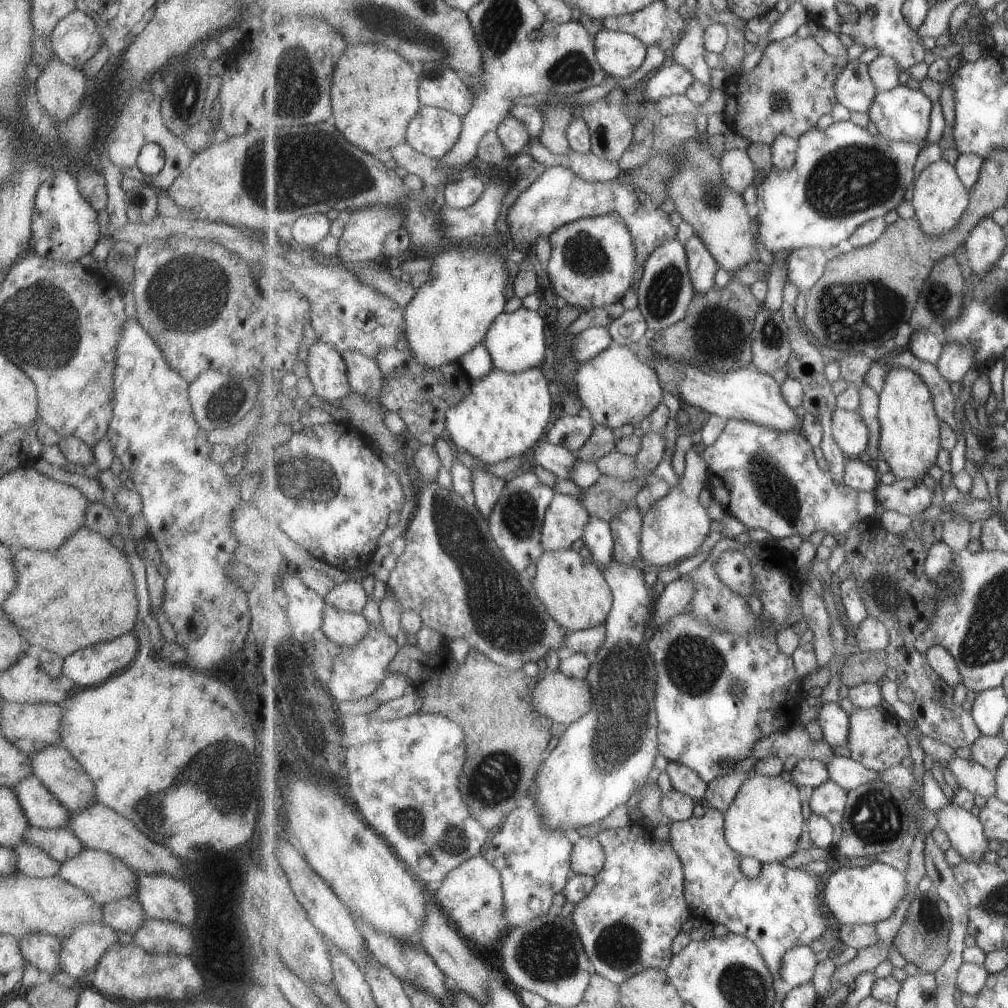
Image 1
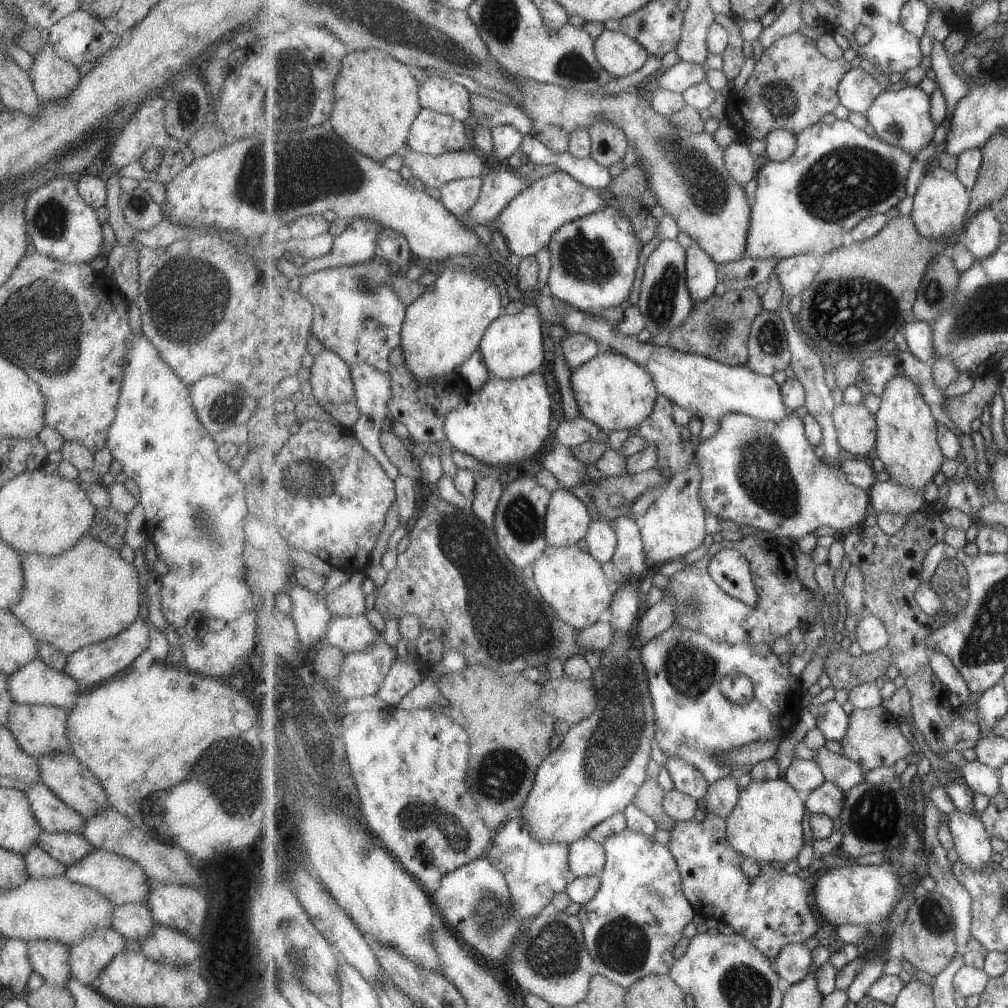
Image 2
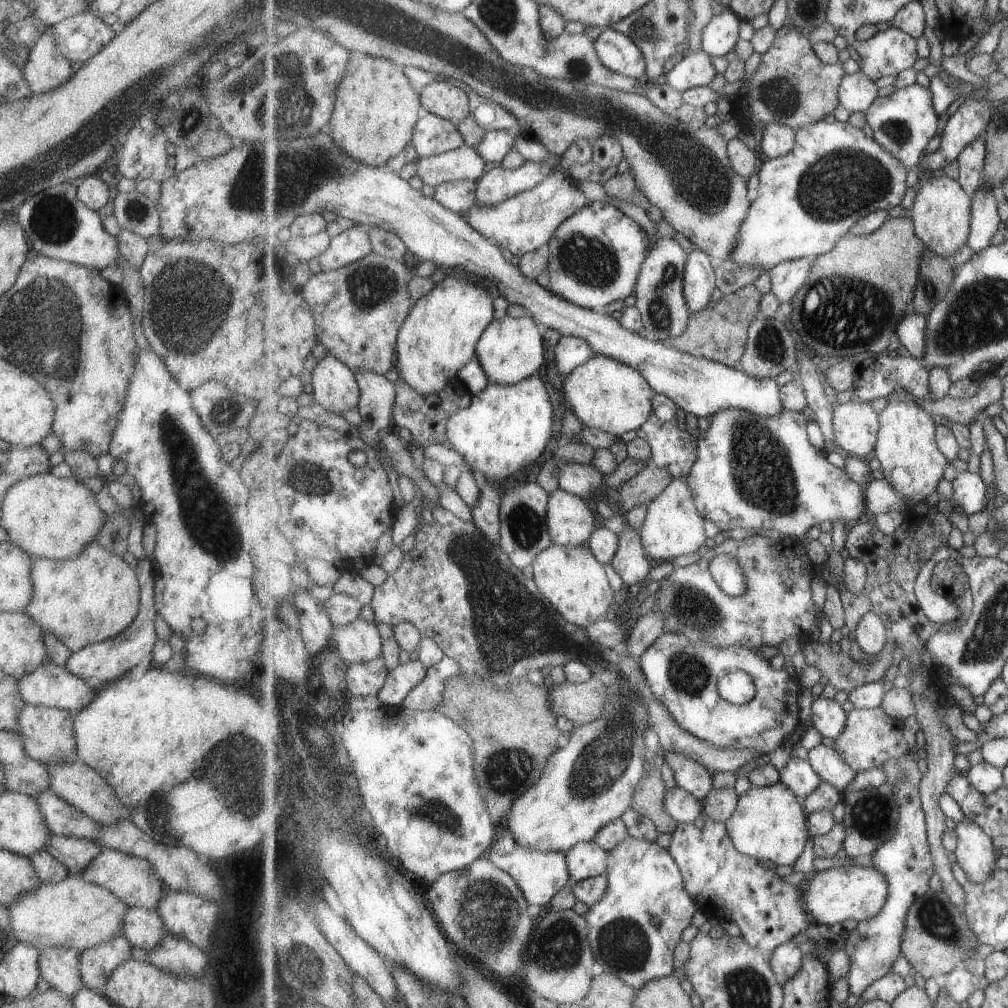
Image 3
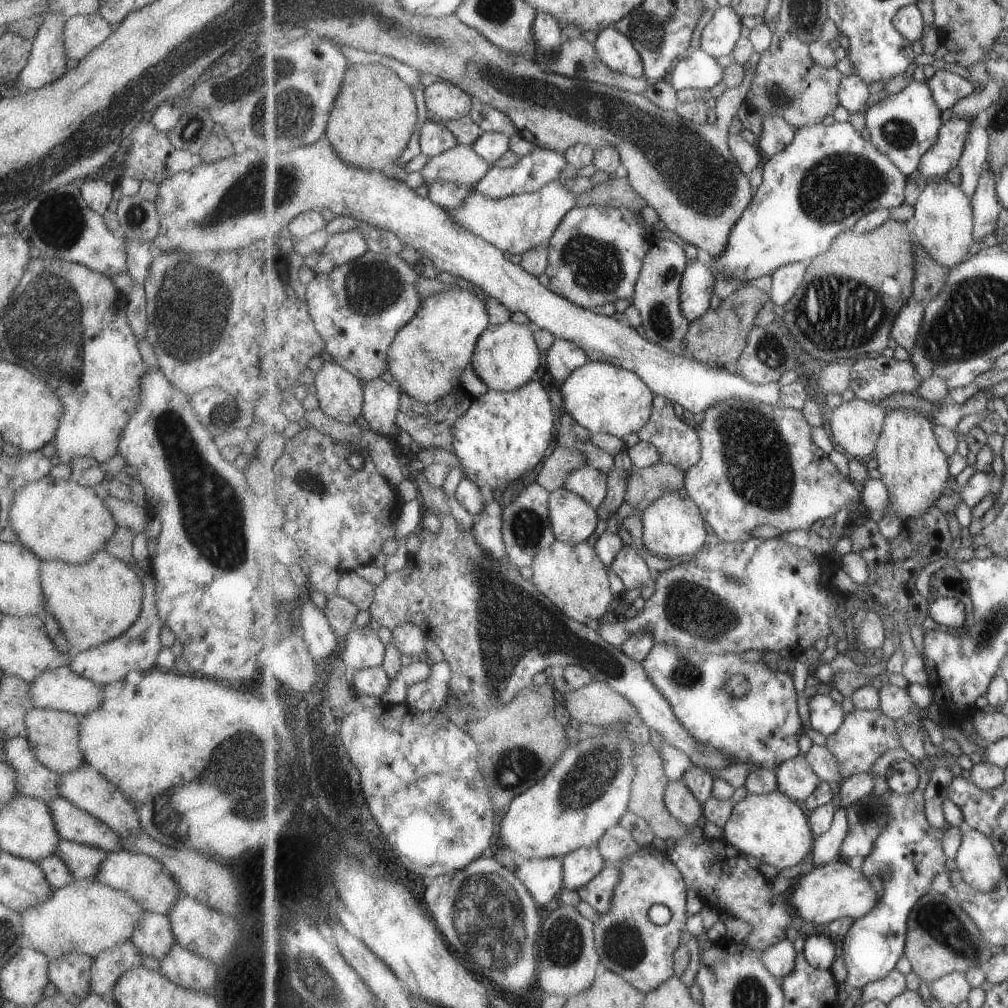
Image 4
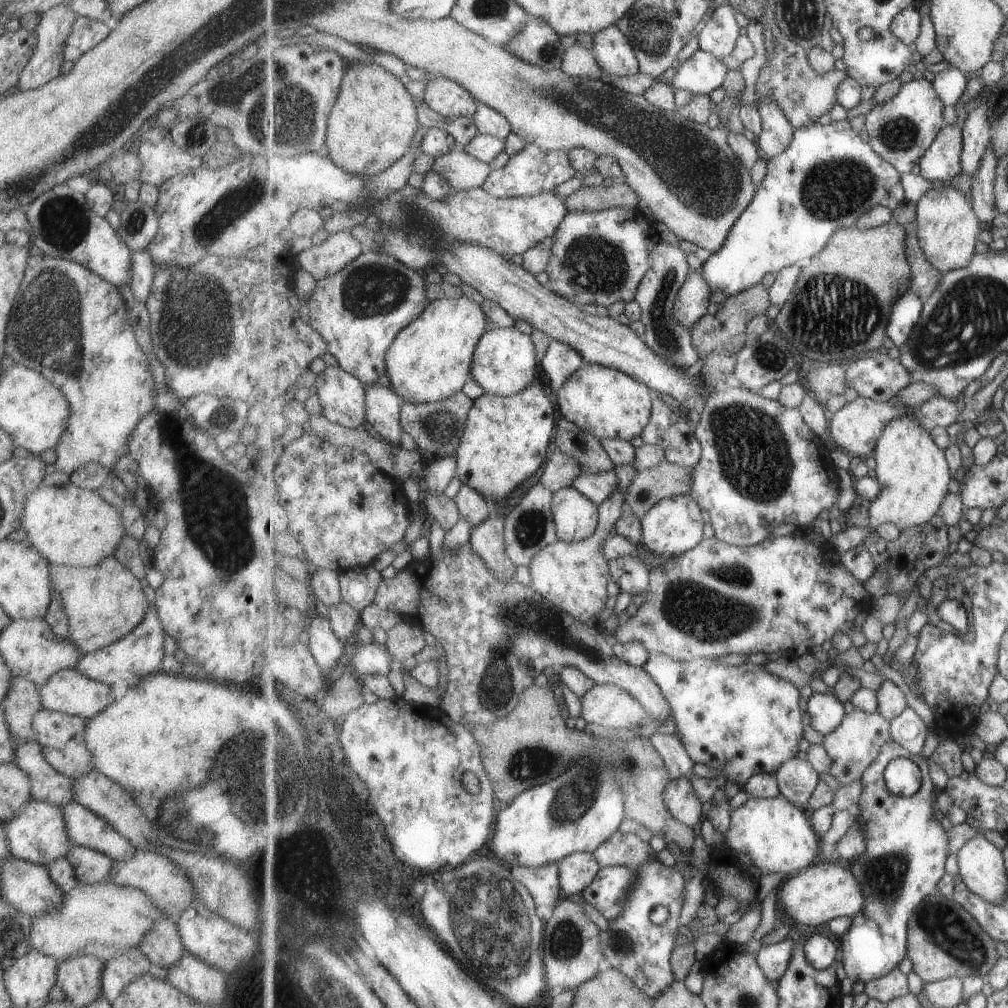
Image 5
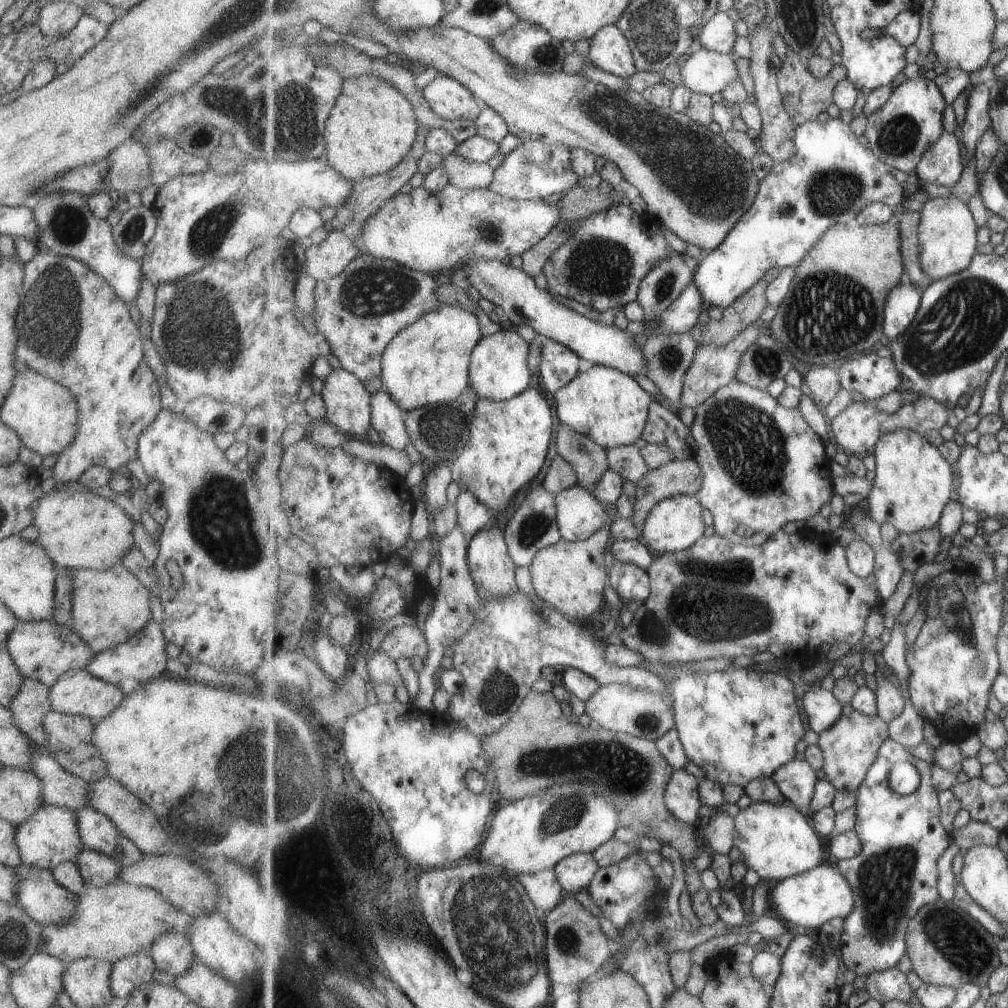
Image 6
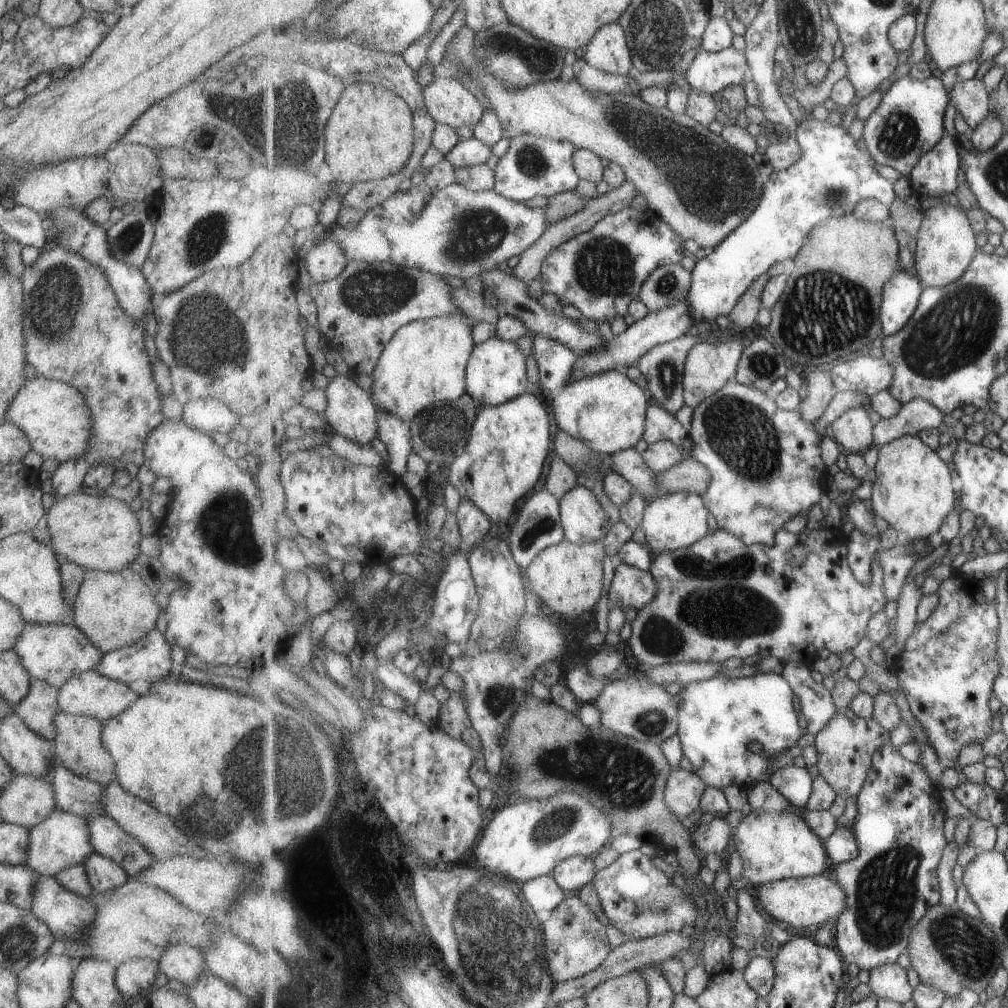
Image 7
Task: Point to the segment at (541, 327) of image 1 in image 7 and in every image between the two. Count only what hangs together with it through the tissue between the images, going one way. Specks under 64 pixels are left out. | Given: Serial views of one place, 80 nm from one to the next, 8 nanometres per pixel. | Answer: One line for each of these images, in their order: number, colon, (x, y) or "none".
2: (513, 347)
3: (511, 349)
4: (507, 357)
5: (505, 363)
6: (500, 369)
7: (496, 373)

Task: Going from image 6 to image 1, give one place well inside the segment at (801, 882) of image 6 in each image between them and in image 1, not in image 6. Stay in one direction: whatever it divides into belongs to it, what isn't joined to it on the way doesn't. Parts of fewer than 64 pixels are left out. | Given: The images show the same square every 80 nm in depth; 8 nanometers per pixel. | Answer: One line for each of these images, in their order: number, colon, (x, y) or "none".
1: (865, 895)
2: (856, 894)
3: (832, 896)
4: (830, 892)
5: (824, 892)

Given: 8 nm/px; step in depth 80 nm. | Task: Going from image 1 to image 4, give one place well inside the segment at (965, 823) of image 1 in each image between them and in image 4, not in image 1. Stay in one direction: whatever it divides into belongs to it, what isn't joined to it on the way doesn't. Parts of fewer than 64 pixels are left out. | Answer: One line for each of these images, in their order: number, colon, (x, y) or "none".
2: (973, 846)
3: (976, 854)
4: (982, 867)

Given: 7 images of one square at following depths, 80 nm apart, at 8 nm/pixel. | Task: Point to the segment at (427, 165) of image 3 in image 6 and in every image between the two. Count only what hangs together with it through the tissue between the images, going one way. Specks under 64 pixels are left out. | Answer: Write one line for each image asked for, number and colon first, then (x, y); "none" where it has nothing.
4: (462, 165)
5: (463, 171)
6: (468, 175)

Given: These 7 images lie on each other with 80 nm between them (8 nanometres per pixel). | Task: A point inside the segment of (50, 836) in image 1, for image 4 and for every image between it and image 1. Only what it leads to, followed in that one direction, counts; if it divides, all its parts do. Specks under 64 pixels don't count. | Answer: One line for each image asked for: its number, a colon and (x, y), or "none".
2: (67, 848)
3: (75, 854)
4: (82, 861)

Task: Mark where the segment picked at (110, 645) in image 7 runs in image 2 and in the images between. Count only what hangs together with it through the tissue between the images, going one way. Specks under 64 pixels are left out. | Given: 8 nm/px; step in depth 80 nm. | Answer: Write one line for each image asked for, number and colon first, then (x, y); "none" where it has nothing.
2: (88, 593)
3: (89, 598)
4: (93, 602)
5: (103, 603)
6: (108, 607)

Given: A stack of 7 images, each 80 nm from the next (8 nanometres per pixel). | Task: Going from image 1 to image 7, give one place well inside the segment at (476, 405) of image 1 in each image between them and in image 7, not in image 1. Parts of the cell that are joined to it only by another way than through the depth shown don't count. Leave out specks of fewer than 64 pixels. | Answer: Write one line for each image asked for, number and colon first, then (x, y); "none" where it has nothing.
2: (508, 420)
3: (505, 429)
4: (504, 434)
5: (505, 441)
6: (509, 442)
7: (509, 444)

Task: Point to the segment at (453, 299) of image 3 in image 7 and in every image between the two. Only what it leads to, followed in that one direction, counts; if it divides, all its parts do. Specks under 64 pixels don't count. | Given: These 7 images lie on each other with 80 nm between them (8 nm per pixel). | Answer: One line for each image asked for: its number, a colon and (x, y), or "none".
4: (429, 356)
5: (431, 359)
6: (428, 362)
7: (426, 361)

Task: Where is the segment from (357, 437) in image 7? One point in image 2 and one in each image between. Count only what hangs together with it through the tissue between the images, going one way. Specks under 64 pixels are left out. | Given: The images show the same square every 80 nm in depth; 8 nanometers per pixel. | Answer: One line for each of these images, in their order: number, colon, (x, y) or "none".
2: (333, 381)
3: (336, 388)
4: (340, 393)
5: (343, 396)
6: (349, 406)

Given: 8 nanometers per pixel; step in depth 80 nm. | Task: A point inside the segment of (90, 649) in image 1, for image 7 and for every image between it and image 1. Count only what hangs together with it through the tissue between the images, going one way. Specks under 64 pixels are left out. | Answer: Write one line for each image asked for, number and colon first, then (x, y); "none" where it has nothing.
2: (98, 662)
3: (108, 660)
4: (136, 649)
5: (138, 653)
6: (143, 657)
7: (149, 659)

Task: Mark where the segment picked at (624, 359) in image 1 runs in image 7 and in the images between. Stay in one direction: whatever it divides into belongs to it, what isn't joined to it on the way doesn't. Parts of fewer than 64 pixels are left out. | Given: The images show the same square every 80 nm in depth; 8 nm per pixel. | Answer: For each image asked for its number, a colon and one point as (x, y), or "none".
2: (616, 393)
3: (607, 394)
4: (603, 398)
5: (603, 401)
6: (603, 403)
7: (607, 411)

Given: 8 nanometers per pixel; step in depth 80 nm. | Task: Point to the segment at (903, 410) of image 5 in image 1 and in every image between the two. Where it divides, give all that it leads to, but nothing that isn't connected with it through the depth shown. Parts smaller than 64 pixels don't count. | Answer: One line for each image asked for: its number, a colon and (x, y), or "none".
1: (852, 433)
2: (857, 428)
3: (857, 425)
4: (855, 426)

